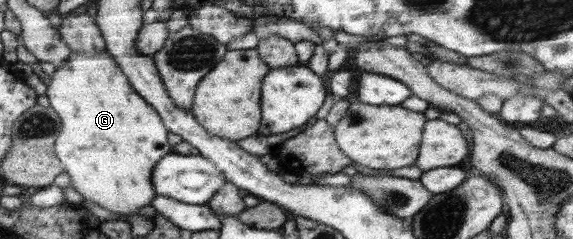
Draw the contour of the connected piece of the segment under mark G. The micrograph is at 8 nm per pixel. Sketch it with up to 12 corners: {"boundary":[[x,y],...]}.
{"boundary":[[108,53],[47,84],[84,202],[138,214],[170,132]]}

